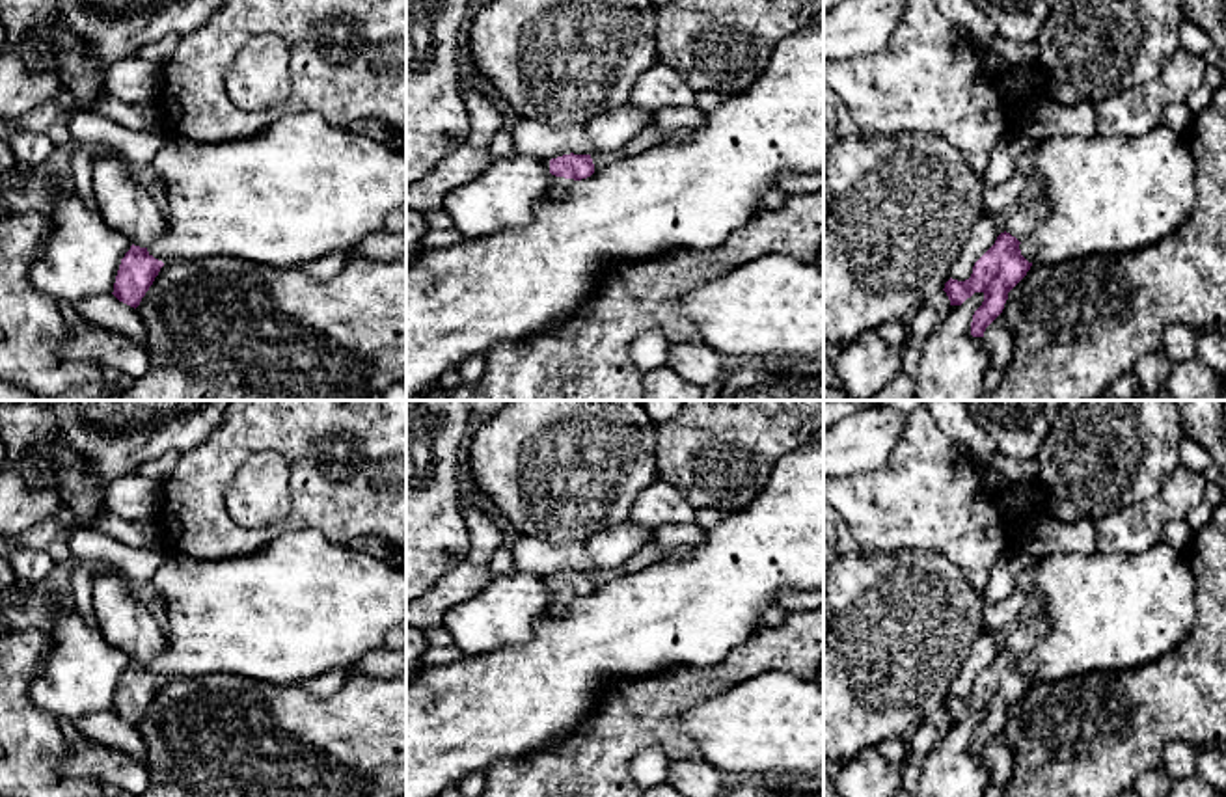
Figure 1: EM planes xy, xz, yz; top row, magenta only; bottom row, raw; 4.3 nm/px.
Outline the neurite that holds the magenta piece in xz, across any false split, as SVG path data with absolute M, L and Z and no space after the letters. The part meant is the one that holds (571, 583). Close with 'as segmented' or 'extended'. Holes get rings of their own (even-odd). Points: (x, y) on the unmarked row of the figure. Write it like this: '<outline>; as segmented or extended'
M563 572L550 577L550 600L546 615L557 618L565 613L574 598L587 596L594 590L591 572Z; extended

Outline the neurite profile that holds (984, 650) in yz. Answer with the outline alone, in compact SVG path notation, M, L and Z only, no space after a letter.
M984 629L973 642L971 654L965 657L961 669L952 678L950 695L958 698L969 696L974 680L995 661L999 652L995 635Z

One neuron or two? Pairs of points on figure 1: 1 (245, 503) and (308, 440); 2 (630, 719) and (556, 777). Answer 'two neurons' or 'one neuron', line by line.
1: two neurons
2: one neuron

